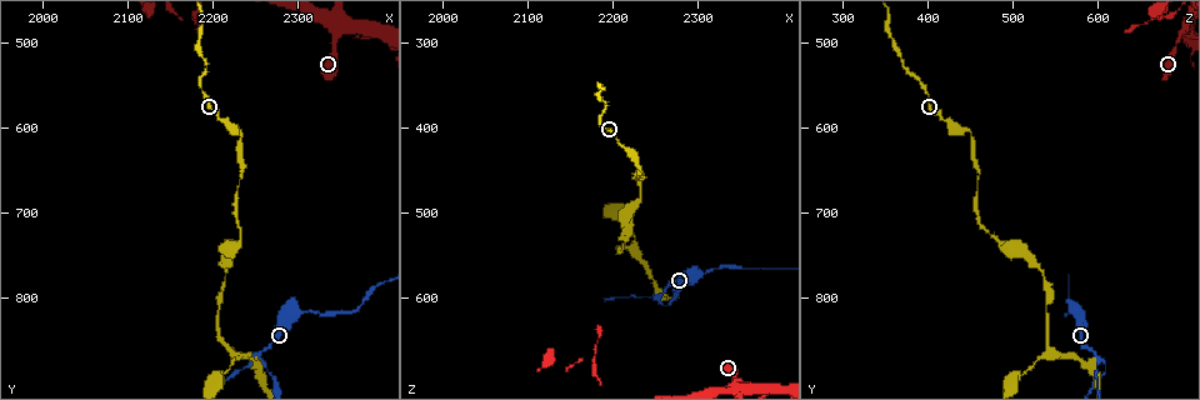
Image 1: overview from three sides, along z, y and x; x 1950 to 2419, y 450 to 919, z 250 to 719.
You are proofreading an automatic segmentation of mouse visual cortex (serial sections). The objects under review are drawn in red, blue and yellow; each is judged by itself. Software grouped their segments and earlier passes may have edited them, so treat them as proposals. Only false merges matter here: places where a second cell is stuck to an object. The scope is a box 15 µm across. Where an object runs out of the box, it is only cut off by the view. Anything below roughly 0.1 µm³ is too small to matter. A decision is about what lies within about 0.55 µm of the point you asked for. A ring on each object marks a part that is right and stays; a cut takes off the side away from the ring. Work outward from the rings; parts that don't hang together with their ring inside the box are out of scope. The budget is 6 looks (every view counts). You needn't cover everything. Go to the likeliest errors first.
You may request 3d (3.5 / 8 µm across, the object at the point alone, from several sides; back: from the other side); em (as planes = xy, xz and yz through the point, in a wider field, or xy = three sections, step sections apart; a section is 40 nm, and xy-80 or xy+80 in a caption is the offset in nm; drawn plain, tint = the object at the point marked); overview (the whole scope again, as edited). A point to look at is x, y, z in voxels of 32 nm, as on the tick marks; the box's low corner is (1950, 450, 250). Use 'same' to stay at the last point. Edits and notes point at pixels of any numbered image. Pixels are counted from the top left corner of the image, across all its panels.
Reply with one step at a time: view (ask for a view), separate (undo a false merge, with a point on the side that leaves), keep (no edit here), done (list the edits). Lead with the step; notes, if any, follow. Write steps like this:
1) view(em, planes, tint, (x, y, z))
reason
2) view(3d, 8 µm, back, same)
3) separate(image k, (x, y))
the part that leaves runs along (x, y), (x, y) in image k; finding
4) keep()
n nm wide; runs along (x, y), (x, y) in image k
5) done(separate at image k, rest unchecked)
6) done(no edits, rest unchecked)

view(3d, 3.5 µm, (2255, 865, 600))
sharp bend

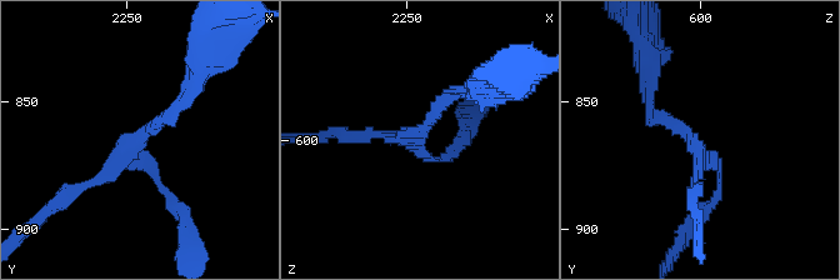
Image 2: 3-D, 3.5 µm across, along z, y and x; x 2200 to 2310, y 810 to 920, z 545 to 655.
keep()
runs along (186, 100), (133, 143), (175, 204) in image 2; one cell here

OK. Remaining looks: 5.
view(3d, 3.5 µm, (2300, 815, 570))
sudden change in width

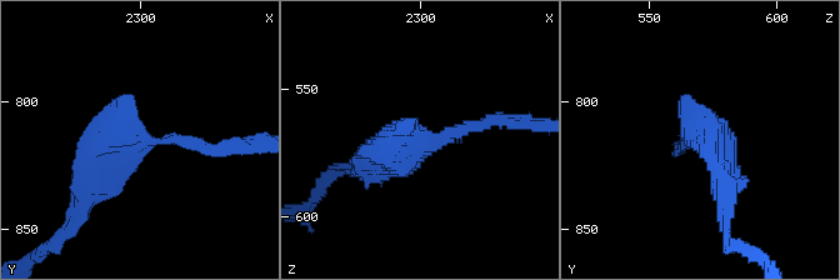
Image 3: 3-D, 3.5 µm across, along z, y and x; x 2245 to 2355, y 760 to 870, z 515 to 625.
view(em, planes, plain, (2301, 815, 572))

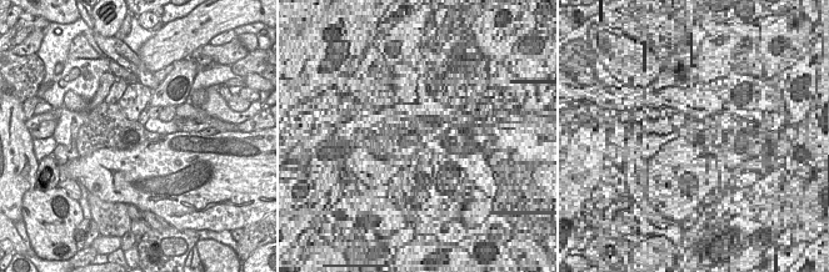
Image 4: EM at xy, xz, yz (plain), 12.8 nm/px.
view(em, planes, tint, same)

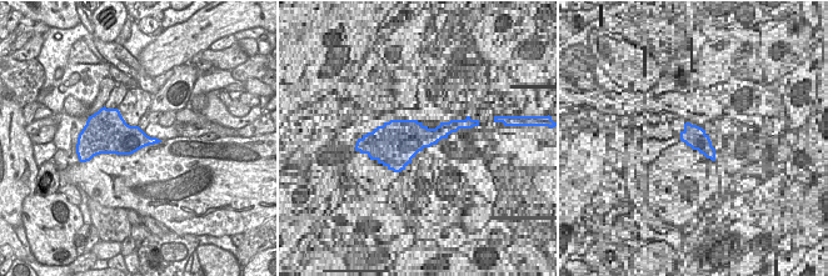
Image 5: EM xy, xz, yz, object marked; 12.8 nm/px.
keep()
one cell here

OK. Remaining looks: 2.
view(3d, 3.5 µm, (2220, 865, 545))
branch point

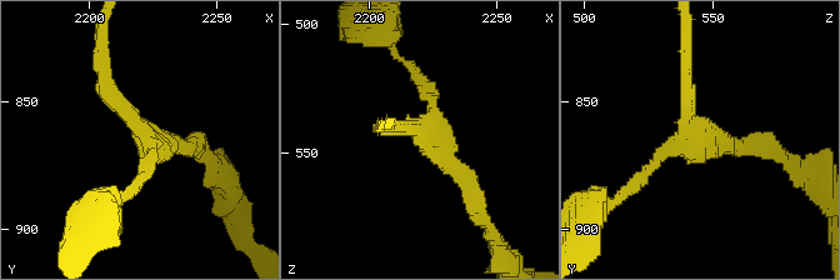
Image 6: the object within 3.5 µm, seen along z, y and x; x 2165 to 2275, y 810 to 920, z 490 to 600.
view(em, xy, step 3, tint, (2222, 863, 545))
shape alone is not enough

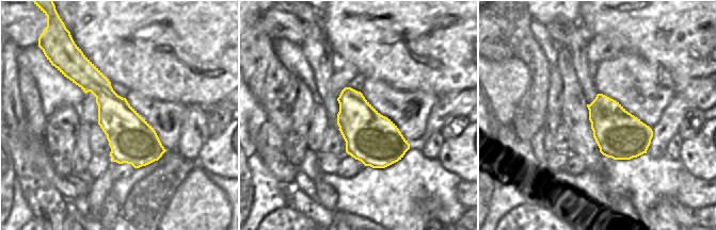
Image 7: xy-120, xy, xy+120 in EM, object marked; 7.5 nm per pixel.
keep()
arms of 150, 200, 250 nm; continuous, no second cell

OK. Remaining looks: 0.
done(no edits, rest unchecked)

